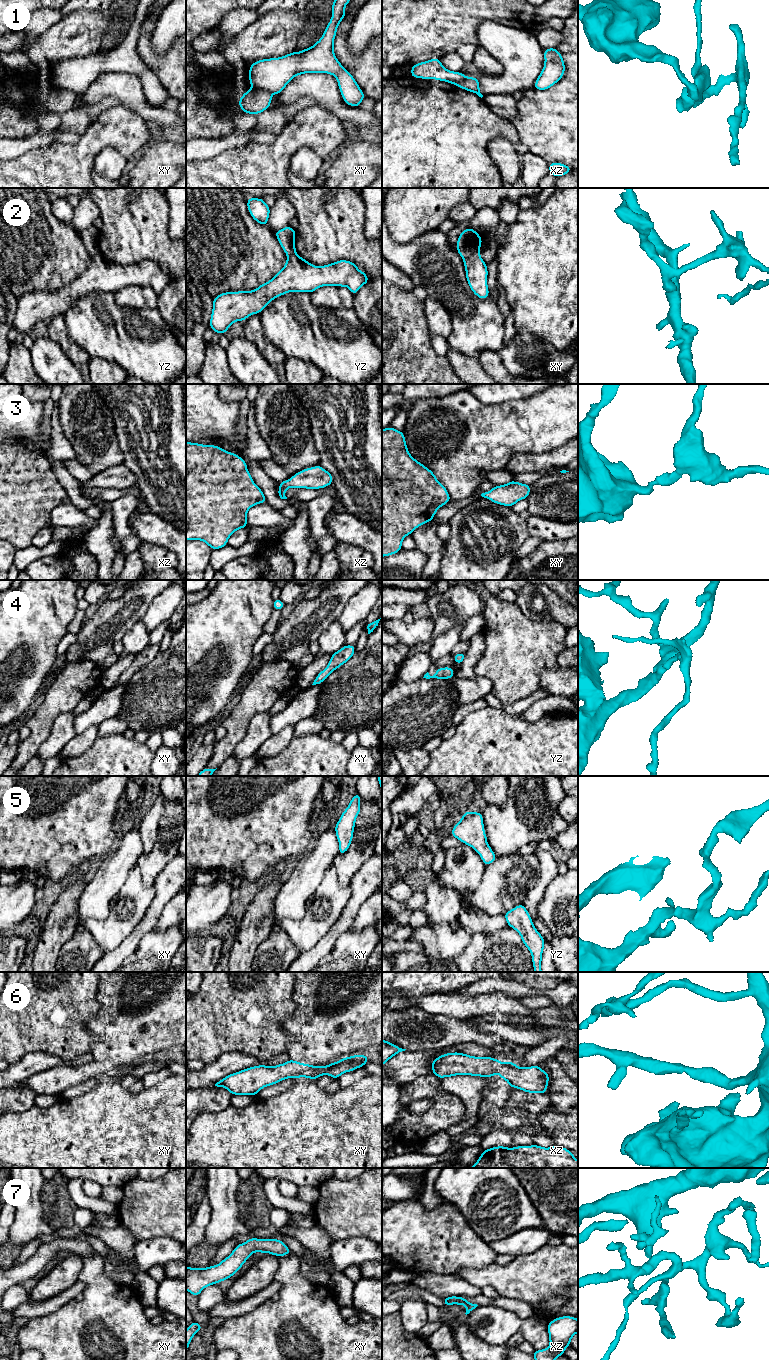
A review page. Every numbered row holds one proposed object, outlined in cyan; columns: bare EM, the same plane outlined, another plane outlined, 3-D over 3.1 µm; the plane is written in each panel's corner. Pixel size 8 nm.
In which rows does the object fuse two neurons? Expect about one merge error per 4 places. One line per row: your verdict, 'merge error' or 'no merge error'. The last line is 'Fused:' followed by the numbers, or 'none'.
1: merge error
2: no merge error
3: no merge error
4: no merge error
5: no merge error
6: no merge error
7: no merge error
Fused: 1

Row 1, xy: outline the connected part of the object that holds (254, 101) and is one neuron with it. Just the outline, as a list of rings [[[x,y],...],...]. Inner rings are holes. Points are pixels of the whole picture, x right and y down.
[[[252,87],[241,96],[238,105],[243,112],[257,115],[270,108],[271,101],[271,93]]]

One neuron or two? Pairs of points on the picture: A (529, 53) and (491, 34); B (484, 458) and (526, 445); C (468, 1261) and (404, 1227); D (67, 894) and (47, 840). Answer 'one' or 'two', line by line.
A: one
B: one
C: one
D: two

